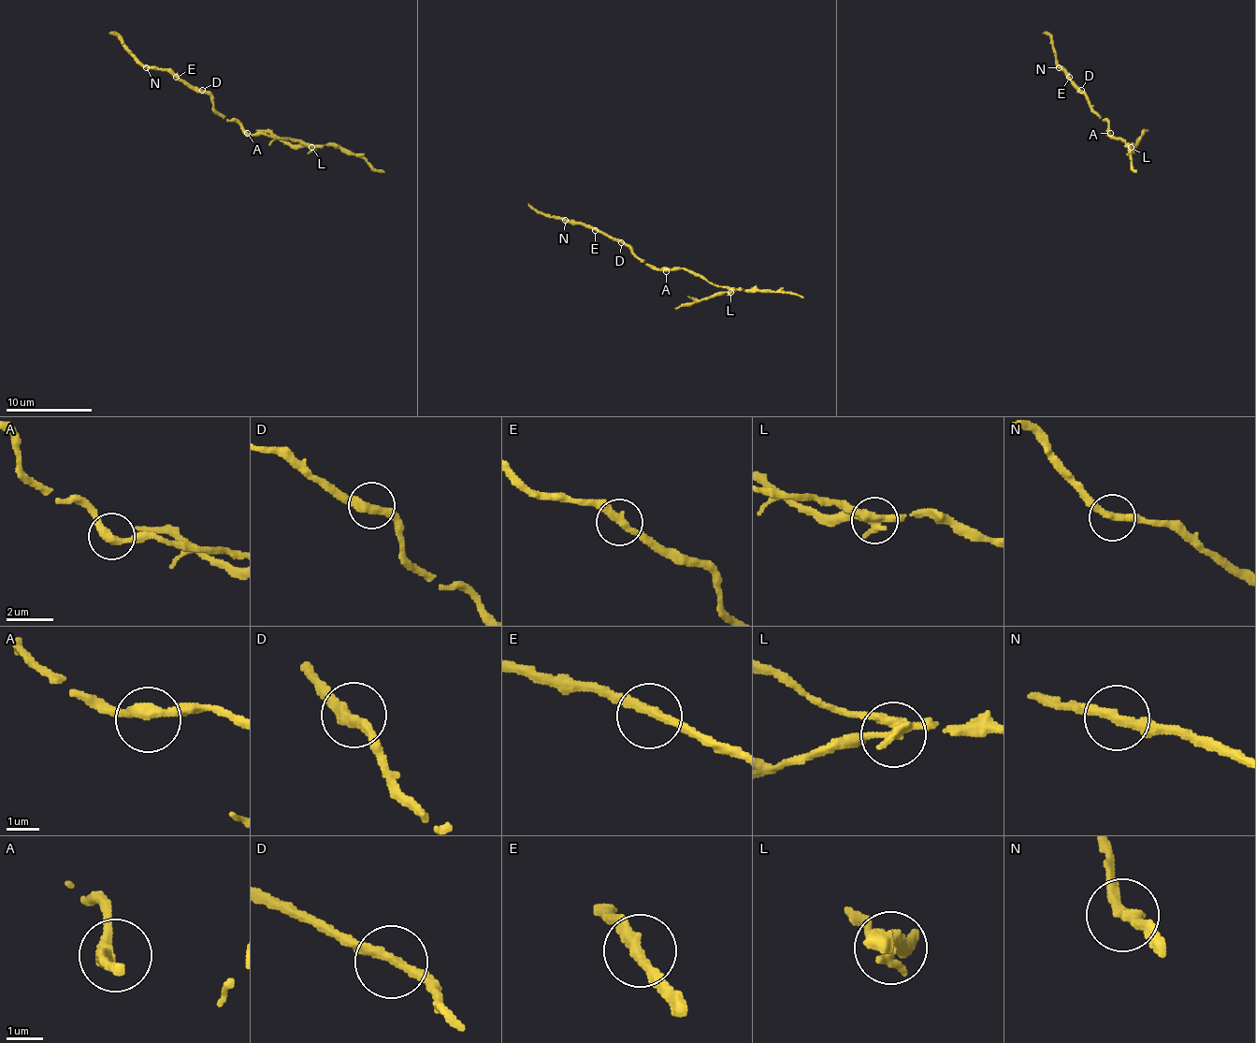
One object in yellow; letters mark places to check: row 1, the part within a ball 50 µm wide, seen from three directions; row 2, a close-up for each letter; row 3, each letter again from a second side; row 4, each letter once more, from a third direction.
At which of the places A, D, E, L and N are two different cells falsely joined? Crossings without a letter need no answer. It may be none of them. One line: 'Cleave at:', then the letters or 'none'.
Cleave at: L

